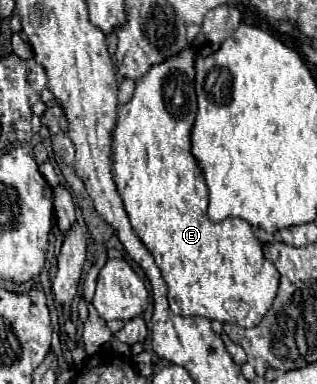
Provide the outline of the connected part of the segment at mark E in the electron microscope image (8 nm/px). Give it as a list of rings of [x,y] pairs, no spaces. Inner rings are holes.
[[[185,47],[183,51],[179,51],[177,55],[165,59],[163,63],[153,65],[143,77],[137,79],[135,83],[135,93],[131,97],[129,103],[125,103],[119,113],[117,113],[117,123],[115,129],[111,133],[111,167],[113,167],[113,181],[117,185],[117,191],[123,199],[125,211],[129,215],[129,221],[133,225],[133,231],[137,233],[137,237],[143,241],[143,245],[151,251],[151,255],[155,257],[157,267],[161,269],[161,275],[169,287],[167,299],[169,299],[169,307],[173,313],[181,315],[181,317],[207,317],[209,321],[217,319],[221,323],[229,321],[229,323],[237,323],[241,327],[255,327],[263,315],[269,311],[269,307],[273,305],[273,299],[277,295],[277,287],[279,287],[279,273],[275,271],[275,267],[271,263],[267,263],[267,259],[263,257],[263,249],[261,243],[255,239],[251,225],[243,219],[225,219],[221,223],[213,223],[207,217],[207,199],[209,199],[209,191],[203,179],[203,171],[199,167],[199,161],[193,157],[191,153],[191,129],[197,117],[197,95],[195,95],[195,51],[191,47]]]

